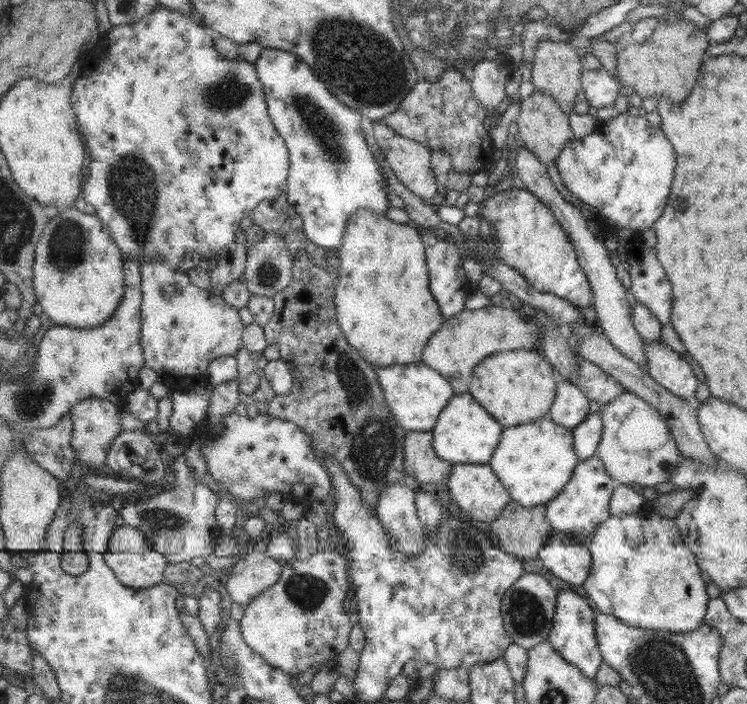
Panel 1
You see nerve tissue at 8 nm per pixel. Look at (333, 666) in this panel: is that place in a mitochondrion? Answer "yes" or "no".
no

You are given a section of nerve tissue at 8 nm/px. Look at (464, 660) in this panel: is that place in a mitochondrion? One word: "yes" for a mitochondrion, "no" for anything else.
no

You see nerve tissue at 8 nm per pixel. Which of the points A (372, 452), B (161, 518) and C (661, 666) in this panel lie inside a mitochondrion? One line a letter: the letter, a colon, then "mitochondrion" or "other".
A: mitochondrion
B: mitochondrion
C: mitochondrion

